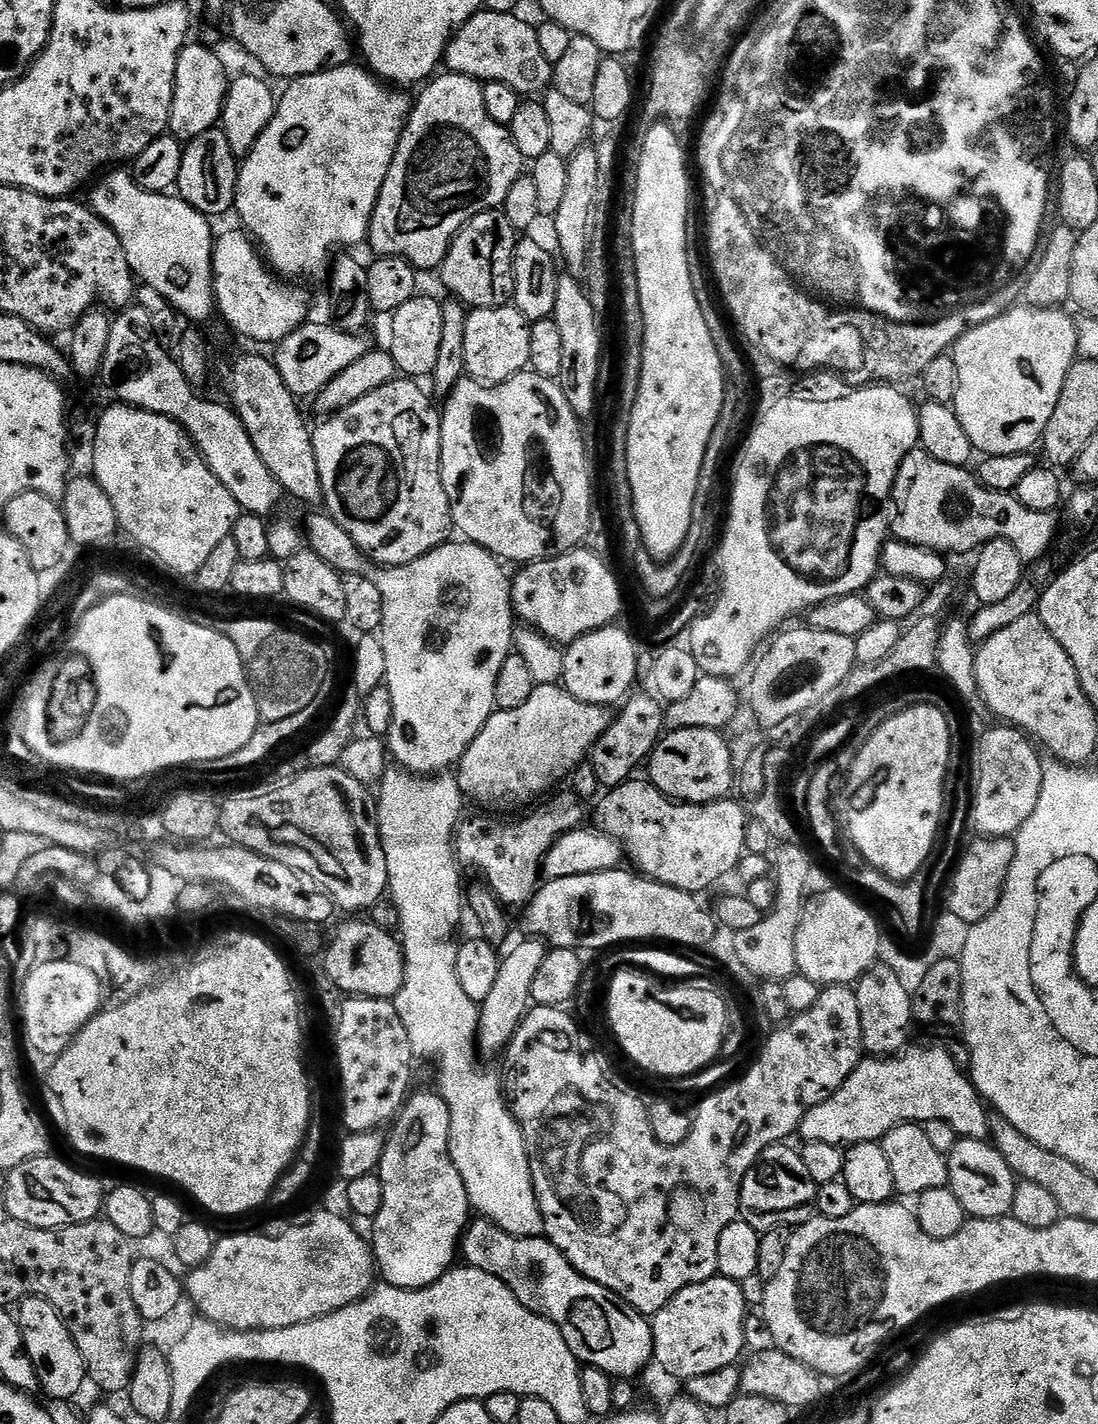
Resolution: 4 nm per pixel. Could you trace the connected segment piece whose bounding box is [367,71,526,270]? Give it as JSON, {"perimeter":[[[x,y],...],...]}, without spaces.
{"perimeter":[[[450,71],[437,75],[419,89],[420,97],[415,97],[408,124],[398,142],[394,162],[390,162],[386,182],[378,194],[372,215],[367,243],[372,244],[377,257],[406,258],[418,270],[439,269],[450,250],[452,239],[466,226],[466,222],[483,212],[499,209],[506,194],[510,194],[510,186],[514,186],[525,171],[525,158],[518,154],[511,131],[486,112],[483,90],[481,81]]]}

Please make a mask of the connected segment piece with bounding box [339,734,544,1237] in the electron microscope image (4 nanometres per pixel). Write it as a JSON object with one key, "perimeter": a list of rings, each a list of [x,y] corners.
{"perimeter":[[[364,734],[359,738],[354,738],[350,742],[350,746],[346,746],[346,750],[342,754],[339,767],[343,768],[346,774],[350,774],[350,778],[354,778],[354,782],[362,782],[369,786],[375,786],[380,780],[380,792],[376,796],[376,817],[378,818],[378,826],[380,827],[380,841],[382,842],[382,850],[386,854],[386,866],[388,867],[388,890],[387,895],[392,896],[392,904],[396,907],[396,916],[400,919],[400,932],[398,931],[398,939],[401,948],[404,949],[404,985],[399,994],[394,998],[396,1009],[398,1010],[398,1018],[402,1018],[402,1026],[406,1026],[406,1034],[410,1034],[410,1046],[413,1053],[418,1054],[424,1060],[433,1060],[436,1068],[440,1071],[440,1085],[438,1091],[443,1096],[450,1110],[450,1158],[454,1162],[454,1166],[458,1170],[458,1174],[462,1174],[462,1182],[466,1186],[466,1194],[468,1195],[469,1205],[473,1209],[476,1208],[483,1219],[488,1220],[491,1224],[497,1224],[503,1232],[511,1236],[544,1236],[544,1215],[540,1212],[538,1206],[538,1198],[534,1190],[534,1182],[530,1174],[530,1158],[526,1150],[526,1142],[524,1135],[520,1129],[520,1124],[516,1120],[516,1115],[504,1095],[502,1080],[499,1075],[496,1076],[488,1068],[480,1065],[481,1057],[478,1055],[478,1045],[476,1042],[476,1031],[478,1030],[478,1022],[480,1021],[480,1010],[475,1002],[466,994],[466,990],[462,990],[462,985],[458,983],[458,970],[456,969],[456,950],[457,941],[452,941],[452,935],[456,932],[456,927],[460,924],[460,911],[464,912],[465,903],[465,885],[460,885],[461,865],[456,859],[454,851],[454,837],[458,825],[461,823],[462,817],[465,815],[464,804],[466,805],[466,797],[464,791],[460,788],[459,779],[452,774],[417,774],[409,772],[407,768],[392,766],[392,769],[384,776],[384,771],[390,765],[390,753],[388,745],[381,737],[371,734]]]}

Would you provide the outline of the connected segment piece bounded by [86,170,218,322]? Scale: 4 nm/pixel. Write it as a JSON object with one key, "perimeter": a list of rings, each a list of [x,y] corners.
{"perimeter":[[[128,170],[109,171],[101,175],[91,188],[87,203],[92,212],[106,221],[114,234],[118,234],[118,242],[122,242],[122,250],[126,250],[126,262],[130,262],[133,273],[143,283],[145,280],[166,303],[189,316],[192,319],[189,321],[204,322],[200,320],[215,317],[218,309],[212,285],[213,221],[194,210],[194,206],[180,199],[179,195],[142,190]]]}

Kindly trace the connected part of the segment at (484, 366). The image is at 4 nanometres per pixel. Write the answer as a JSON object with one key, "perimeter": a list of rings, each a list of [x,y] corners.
{"perimeter":[[[514,306],[474,308],[466,318],[465,373],[479,384],[501,384],[530,365],[532,324]]]}

